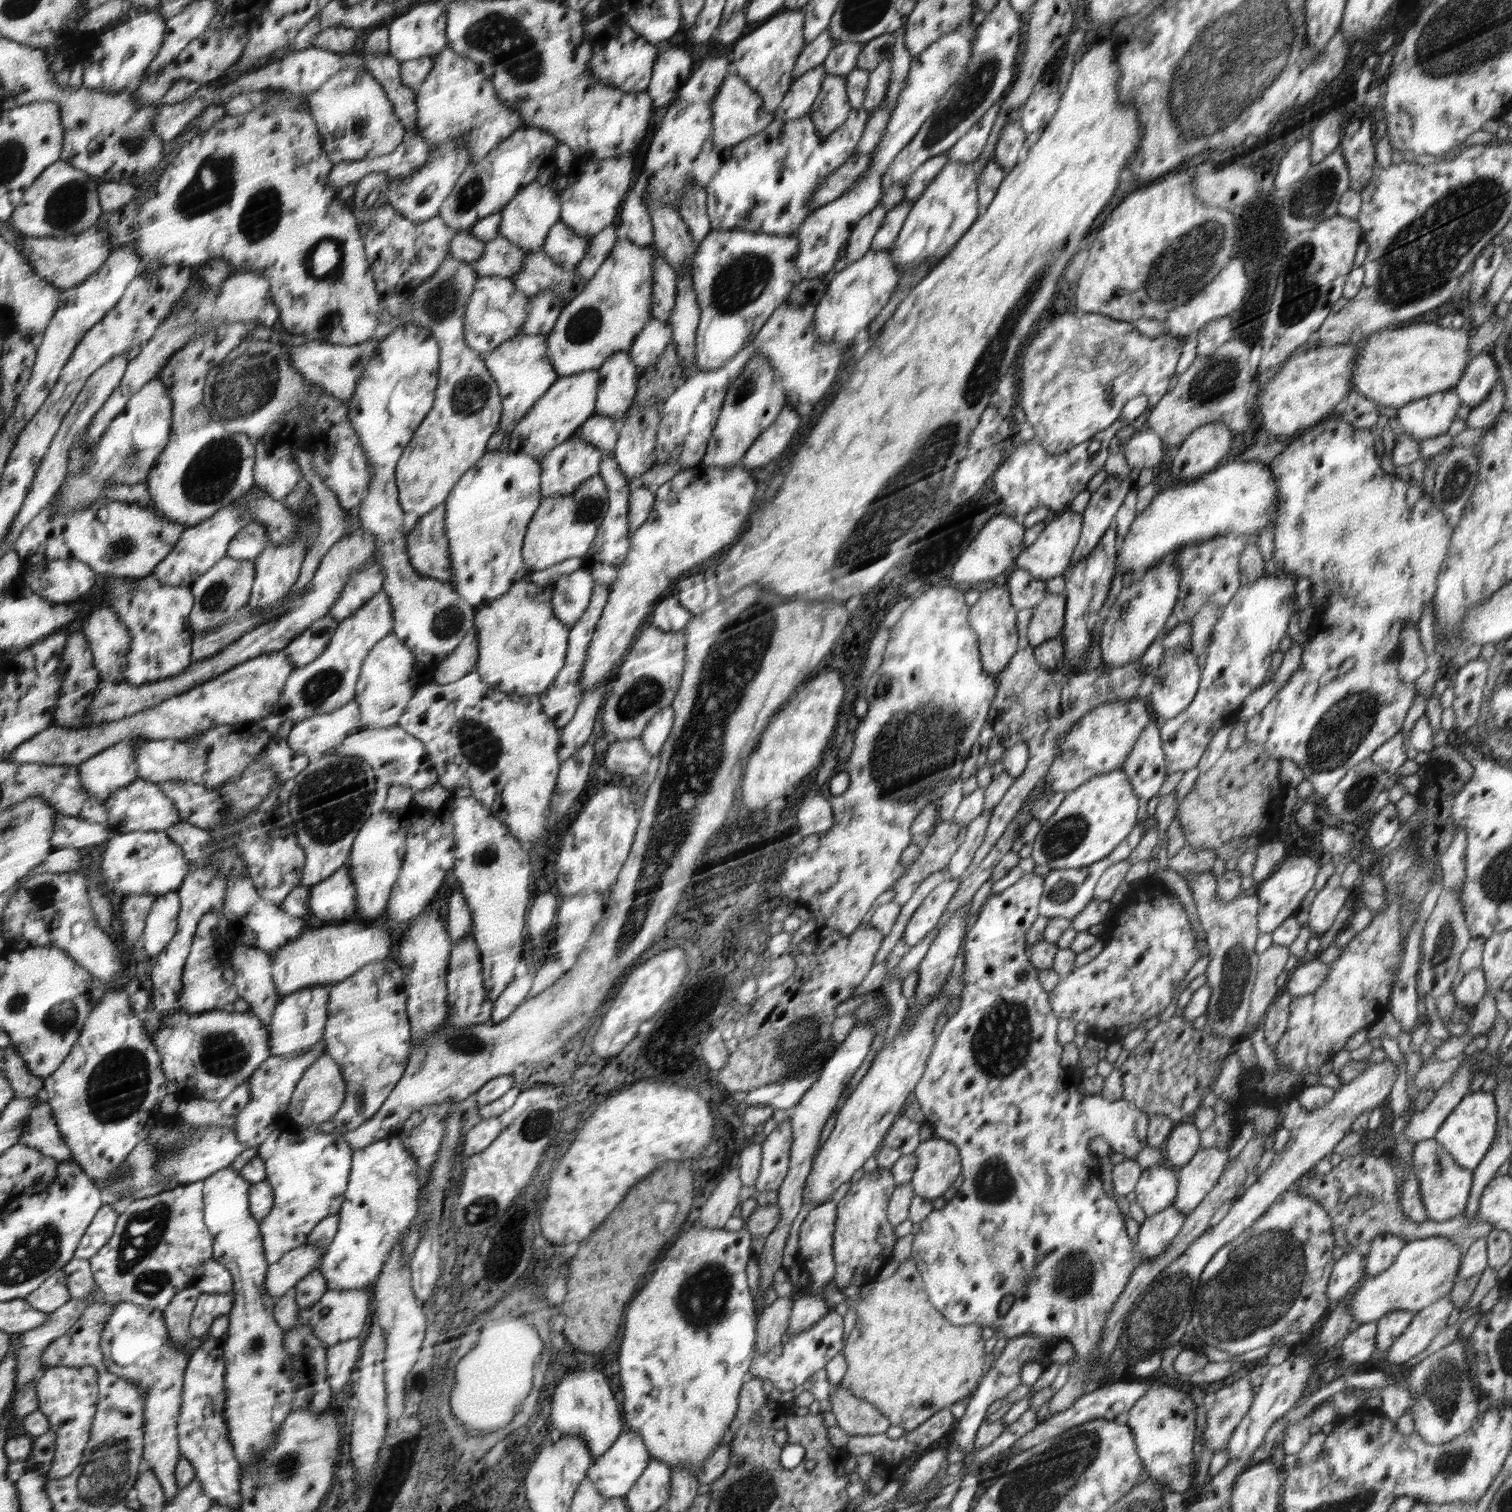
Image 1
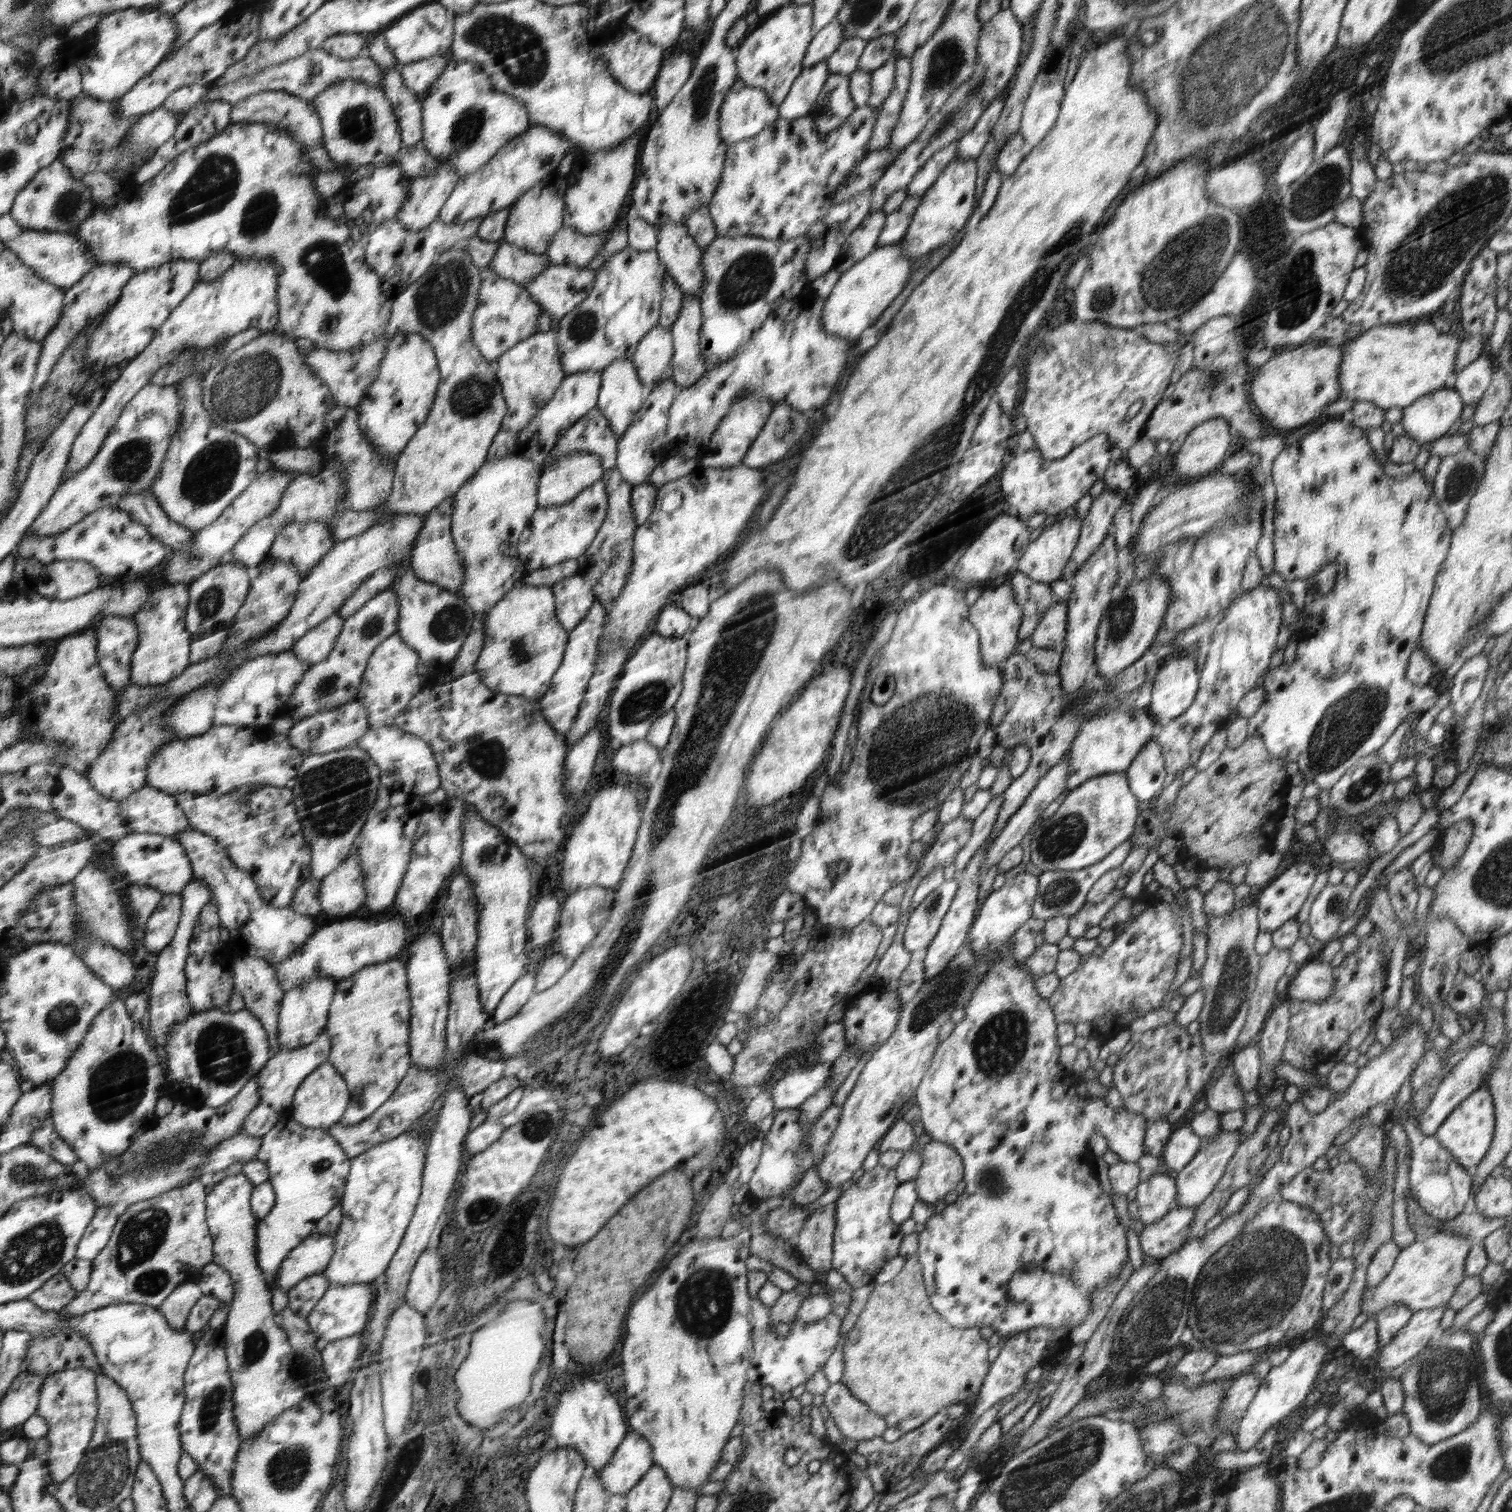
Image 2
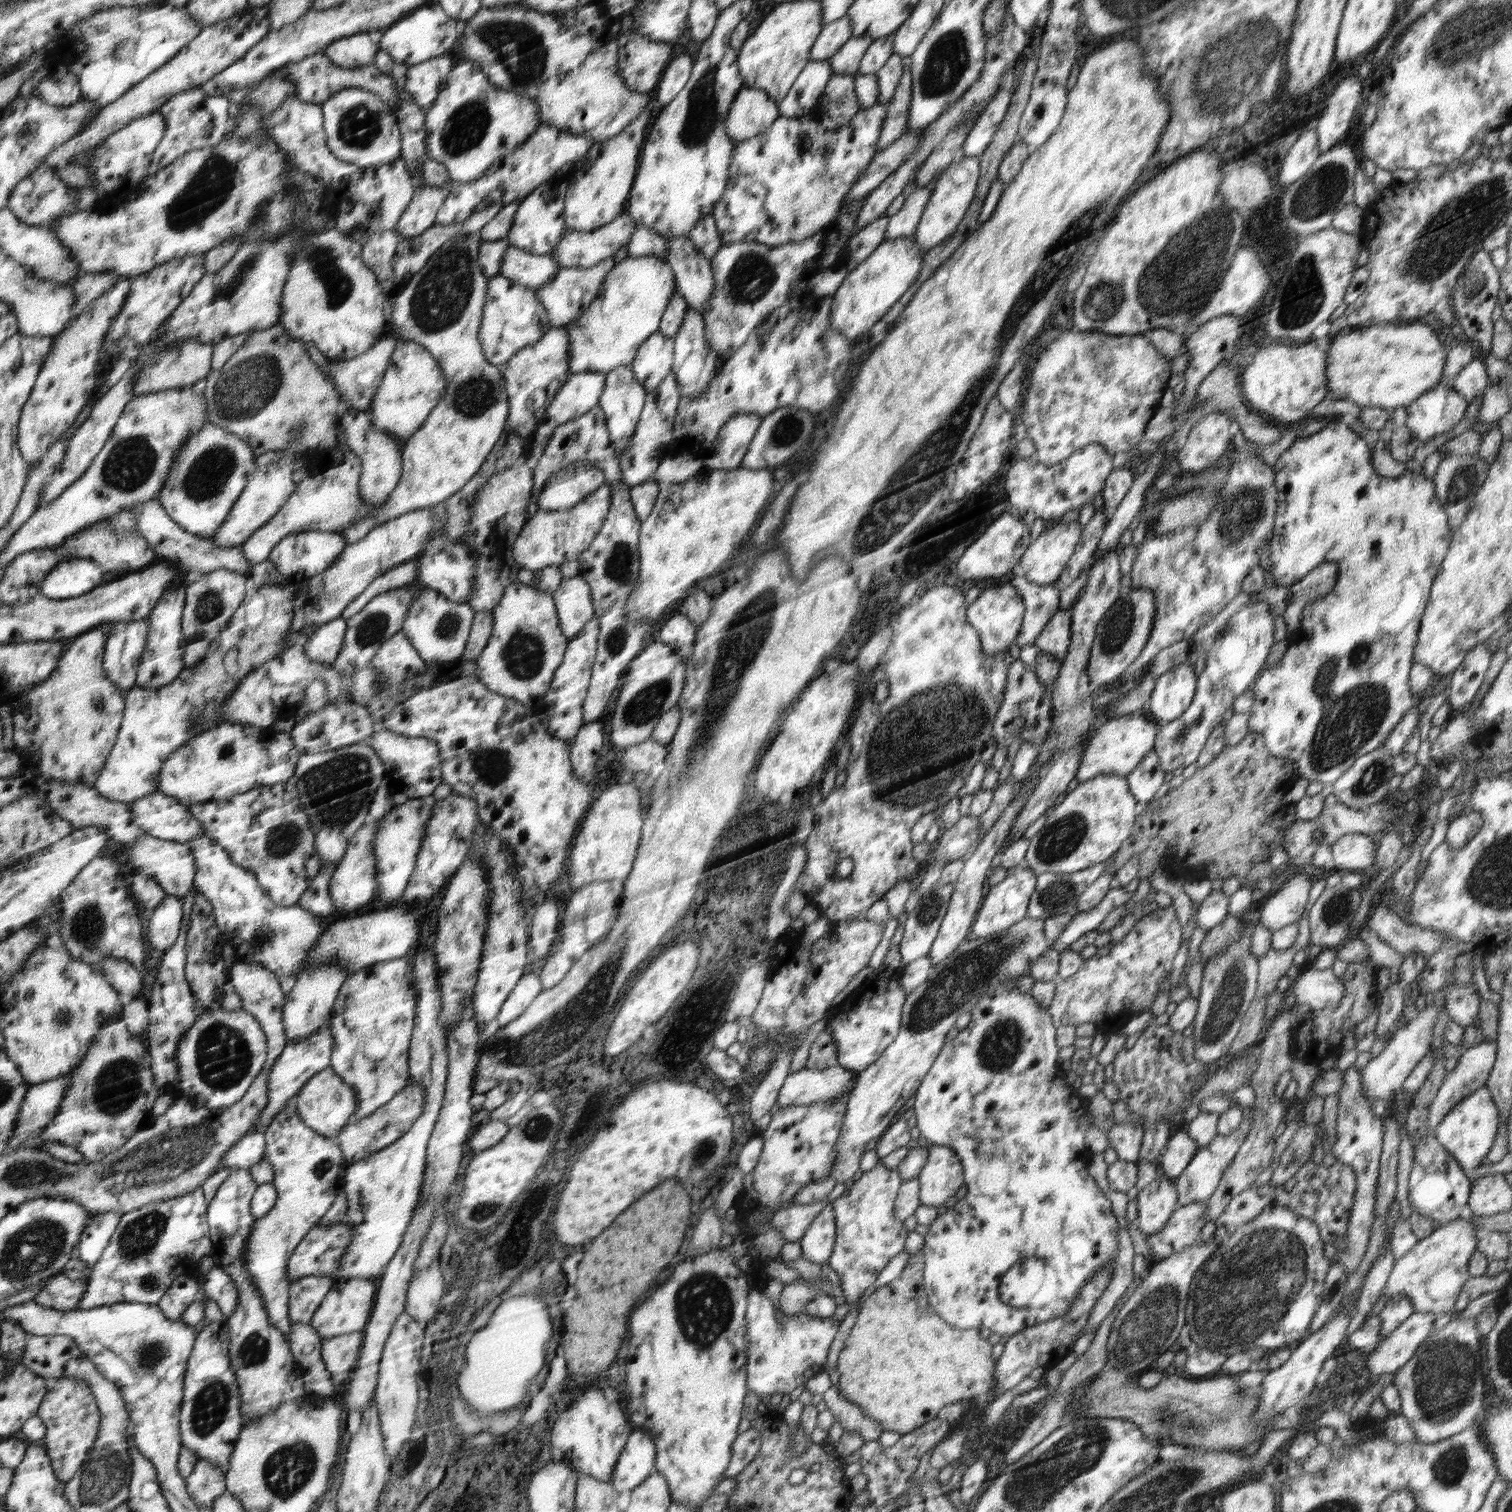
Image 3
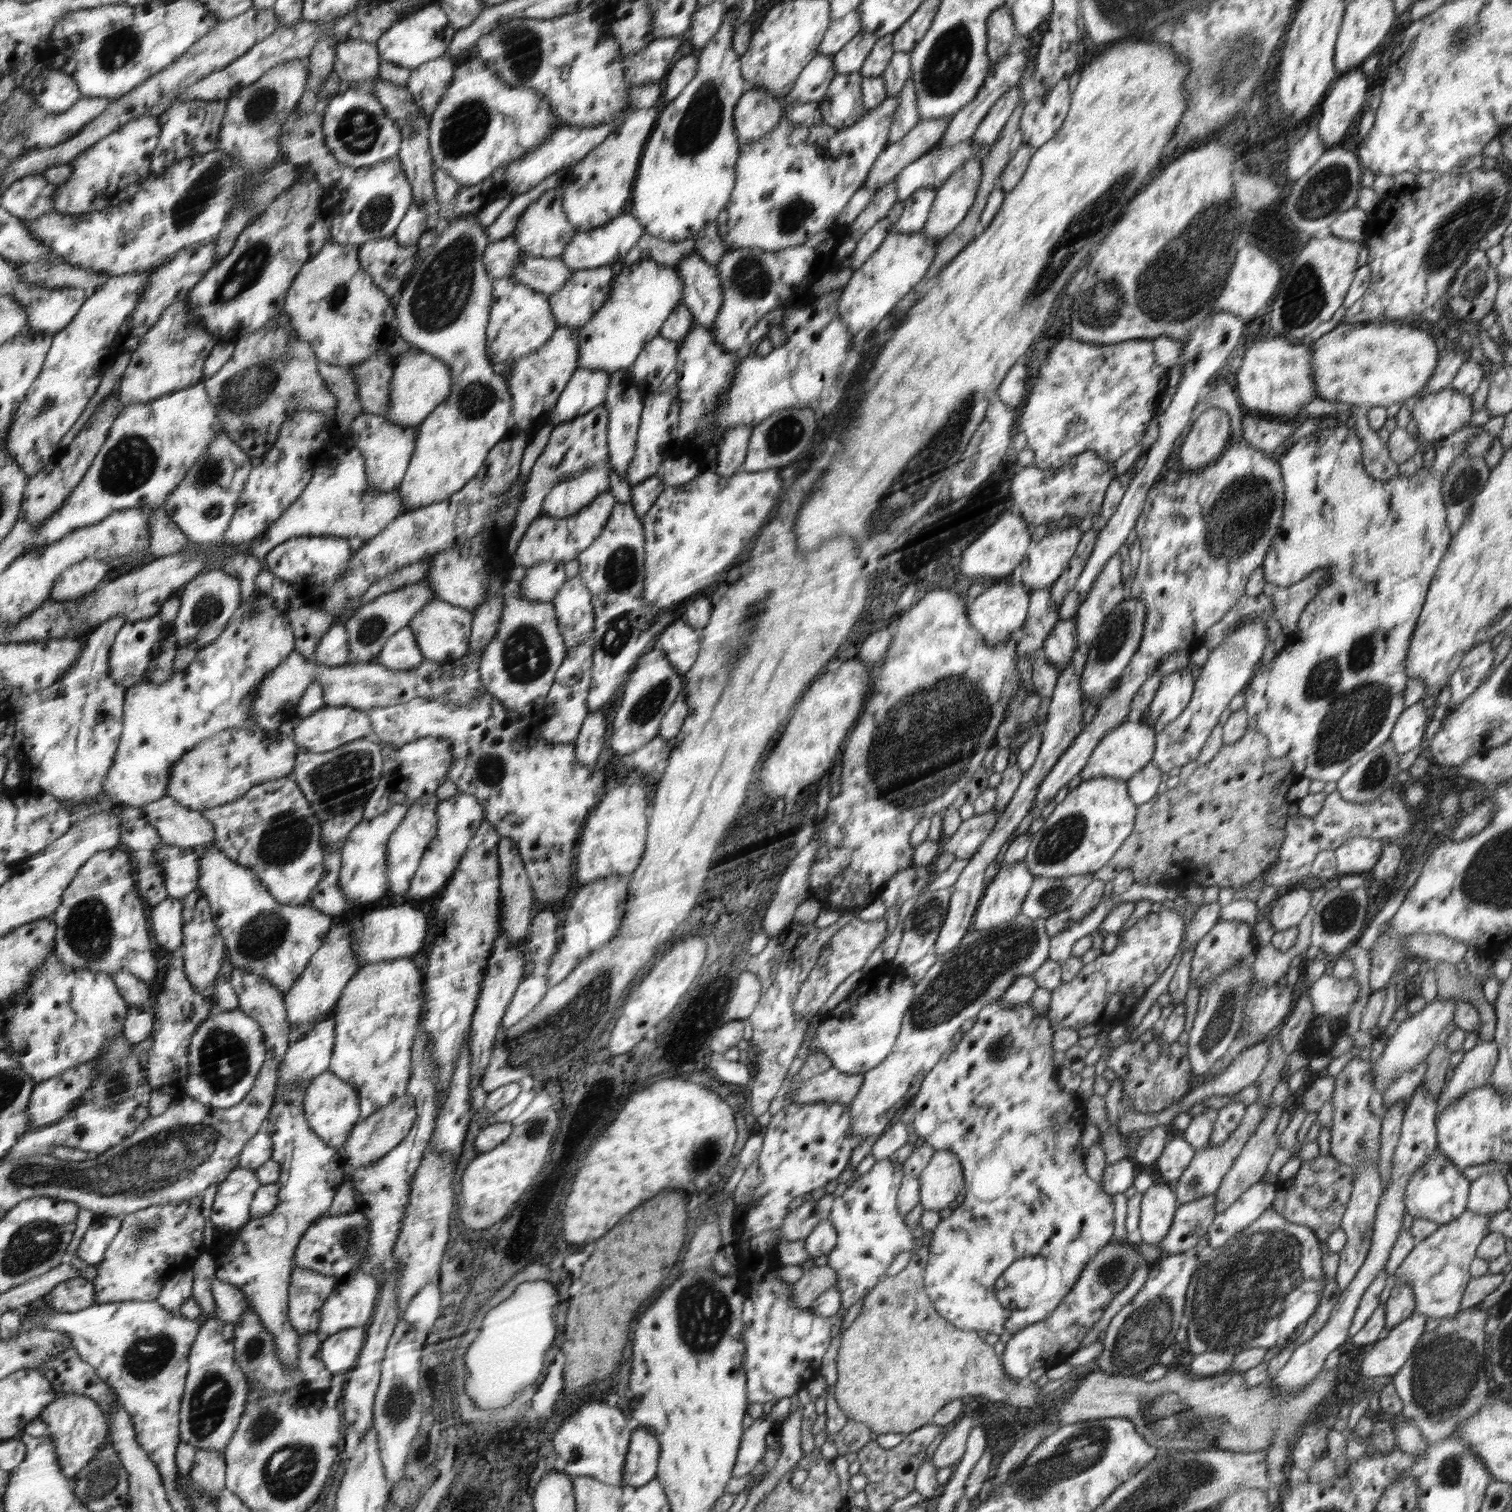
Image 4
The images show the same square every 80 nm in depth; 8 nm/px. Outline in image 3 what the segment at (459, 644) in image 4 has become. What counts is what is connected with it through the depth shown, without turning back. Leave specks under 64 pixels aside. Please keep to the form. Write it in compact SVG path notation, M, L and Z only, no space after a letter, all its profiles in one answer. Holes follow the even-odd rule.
M422 585L417 590L415 601L402 631L408 636L424 661L451 662L458 661L468 645L469 633L472 632L476 612L469 603L452 602L443 594Z

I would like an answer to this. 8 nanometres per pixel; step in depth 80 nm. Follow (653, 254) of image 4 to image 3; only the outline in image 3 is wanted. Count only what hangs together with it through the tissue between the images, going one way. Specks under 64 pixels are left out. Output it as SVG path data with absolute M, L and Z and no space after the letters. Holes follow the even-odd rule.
M636 224L631 239L627 243L627 256L636 258L653 254L665 260L667 256L667 240L655 230Z

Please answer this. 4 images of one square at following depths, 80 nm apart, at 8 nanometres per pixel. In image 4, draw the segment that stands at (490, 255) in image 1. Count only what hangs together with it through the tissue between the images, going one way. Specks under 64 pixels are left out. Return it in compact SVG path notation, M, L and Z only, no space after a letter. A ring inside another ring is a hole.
M521 254L519 259L519 265L511 274L512 278L547 296L560 290L574 271L561 258Z

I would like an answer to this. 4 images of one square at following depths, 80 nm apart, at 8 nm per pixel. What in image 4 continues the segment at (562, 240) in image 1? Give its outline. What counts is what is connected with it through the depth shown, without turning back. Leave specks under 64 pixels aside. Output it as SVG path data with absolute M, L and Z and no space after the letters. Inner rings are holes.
M629 212L614 218L606 225L589 231L577 231L572 241L566 246L560 258L573 270L594 269L605 264L615 268L624 263L625 257L643 234L640 221Z

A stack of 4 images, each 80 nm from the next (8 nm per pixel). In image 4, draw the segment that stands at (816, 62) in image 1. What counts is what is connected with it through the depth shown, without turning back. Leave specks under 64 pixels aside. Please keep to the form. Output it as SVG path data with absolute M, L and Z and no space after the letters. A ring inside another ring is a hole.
M855 10L848 12L838 20L830 21L826 29L818 53L823 55L836 54L853 36L861 30L860 15Z

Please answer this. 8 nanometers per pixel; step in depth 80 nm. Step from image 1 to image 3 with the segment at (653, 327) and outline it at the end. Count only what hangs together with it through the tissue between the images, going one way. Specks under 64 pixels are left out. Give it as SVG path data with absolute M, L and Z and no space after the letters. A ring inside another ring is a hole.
M660 331L654 333L638 349L637 356L632 361L633 373L638 383L649 392L661 384L662 379L672 372L673 361L676 353L676 343L672 338L662 334Z

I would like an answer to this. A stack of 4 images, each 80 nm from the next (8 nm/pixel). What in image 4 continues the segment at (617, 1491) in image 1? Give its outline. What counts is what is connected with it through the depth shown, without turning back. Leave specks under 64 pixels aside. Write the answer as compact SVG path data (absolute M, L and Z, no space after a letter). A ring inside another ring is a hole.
M636 1427L633 1442L630 1442L628 1457L625 1459L625 1486L635 1489L657 1478L657 1466L660 1464L661 1444L648 1430Z

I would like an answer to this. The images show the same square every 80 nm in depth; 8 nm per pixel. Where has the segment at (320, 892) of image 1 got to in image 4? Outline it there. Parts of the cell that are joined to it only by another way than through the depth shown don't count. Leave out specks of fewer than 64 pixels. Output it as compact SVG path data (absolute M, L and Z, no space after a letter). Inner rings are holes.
M408 802L394 804L370 820L364 818L349 834L341 850L340 888L353 907L378 902L385 895L388 887L387 844L394 829L407 815L409 805Z

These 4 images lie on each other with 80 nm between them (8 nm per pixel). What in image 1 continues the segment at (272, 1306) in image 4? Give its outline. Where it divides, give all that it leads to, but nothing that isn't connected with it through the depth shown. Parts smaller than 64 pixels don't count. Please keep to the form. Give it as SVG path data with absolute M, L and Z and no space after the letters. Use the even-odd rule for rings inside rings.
M295 1123L275 1129L266 1140L257 1147L257 1155L268 1167L265 1181L273 1188L276 1198L272 1212L260 1222L261 1235L264 1239L265 1259L268 1264L281 1260L289 1250L306 1244L309 1234L329 1214L338 1213L345 1202L345 1192L352 1172L353 1150L342 1134L323 1133L318 1126L304 1127Z

